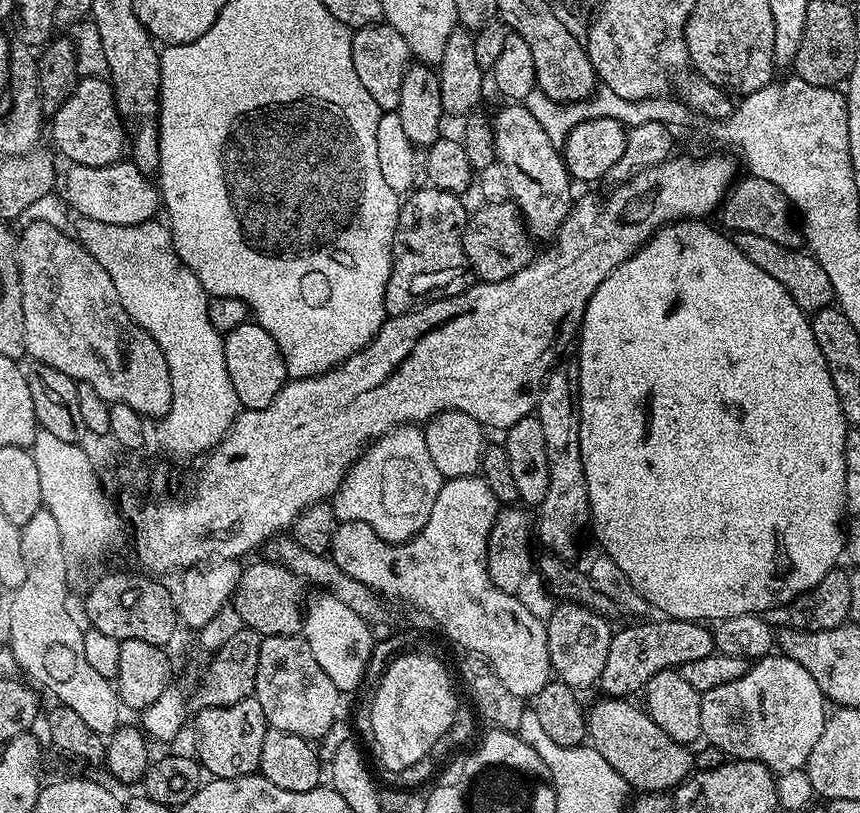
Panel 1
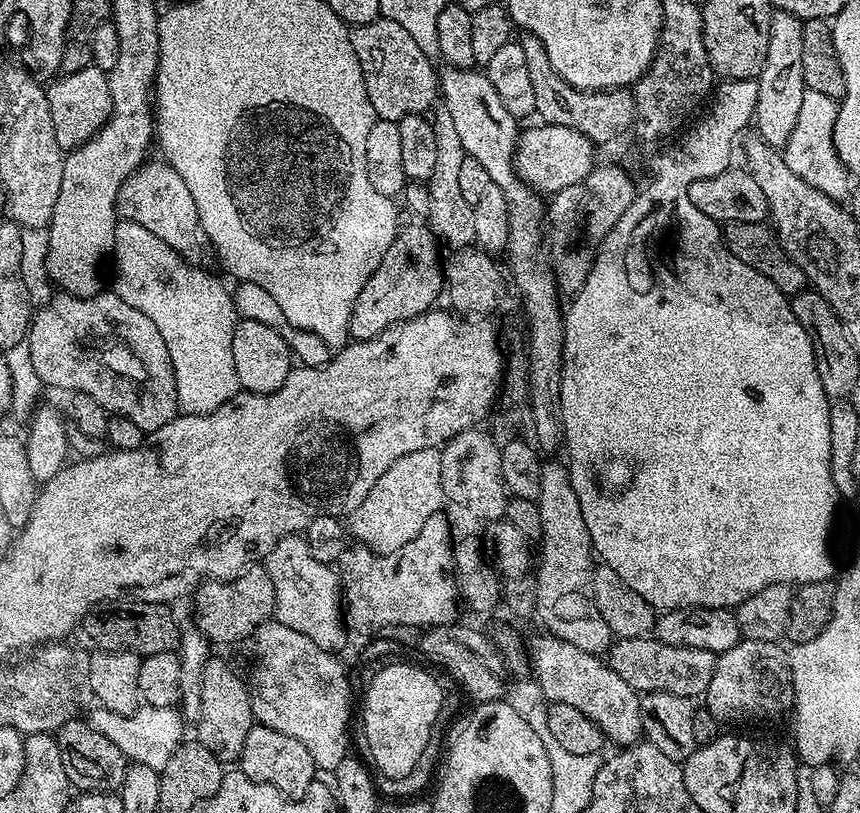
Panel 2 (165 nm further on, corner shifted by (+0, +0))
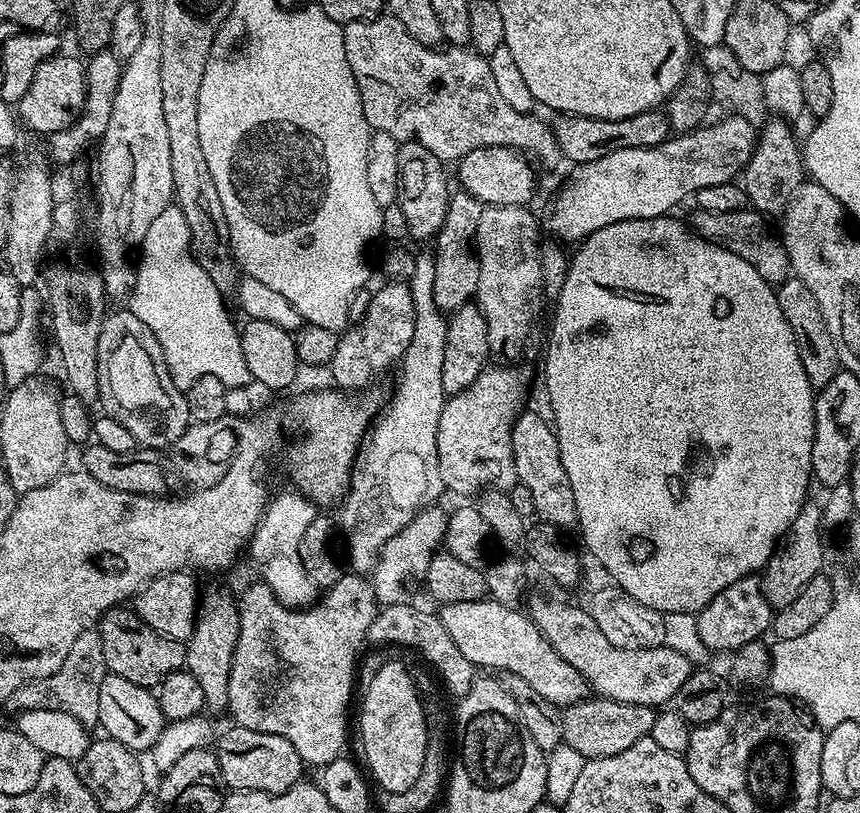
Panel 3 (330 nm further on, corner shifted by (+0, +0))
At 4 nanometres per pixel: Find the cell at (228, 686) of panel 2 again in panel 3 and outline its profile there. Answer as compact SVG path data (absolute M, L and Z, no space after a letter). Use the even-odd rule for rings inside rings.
M212 588L201 595L196 625L186 641L186 670L191 676L198 678L198 686L202 686L204 707L209 713L228 708L230 666L238 642L239 625L240 610L235 595L232 597L224 588Z

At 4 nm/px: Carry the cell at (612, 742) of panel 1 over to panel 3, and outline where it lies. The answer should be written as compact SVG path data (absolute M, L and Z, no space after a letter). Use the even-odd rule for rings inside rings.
M485 598L445 604L438 615L458 650L462 650L463 656L470 658L477 669L496 668L497 673L518 674L518 678L524 679L533 690L538 690L542 698L557 706L577 704L589 695L590 689L582 674L578 674L578 670L574 670L574 666L570 666L566 658L550 646L550 642L546 642L542 630L538 630L523 611Z

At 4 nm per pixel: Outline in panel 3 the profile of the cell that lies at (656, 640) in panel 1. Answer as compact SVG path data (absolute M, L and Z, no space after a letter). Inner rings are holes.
M750 575L726 586L726 590L718 593L701 612L695 613L695 619L698 635L709 653L732 654L737 648L760 640L763 632L769 631L773 615L774 610L766 602L759 579L755 575Z

